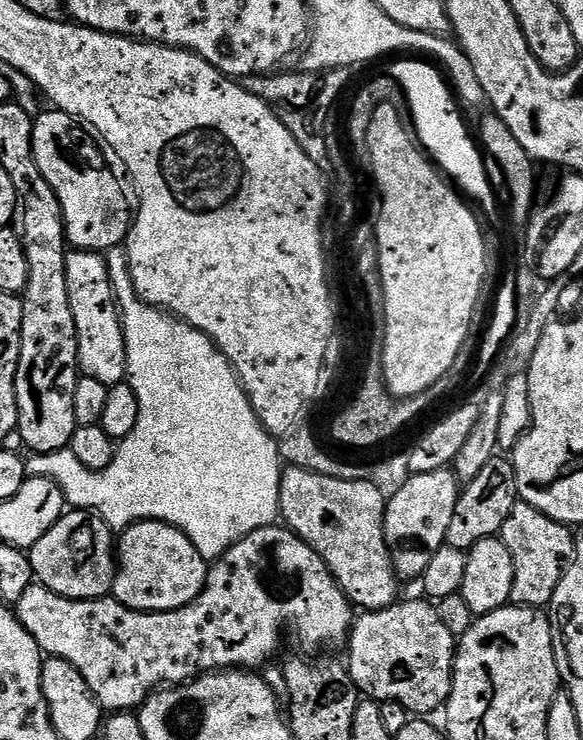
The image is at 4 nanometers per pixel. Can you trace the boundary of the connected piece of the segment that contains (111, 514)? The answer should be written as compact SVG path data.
M123 247L109 248L106 253L106 265L108 268L108 278L112 283L112 295L115 296L120 309L120 324L124 327L124 341L126 342L126 362L128 363L127 384L132 387L134 394L138 398L138 426L130 430L130 434L119 441L116 457L106 466L106 470L101 472L91 472L74 458L71 451L46 452L43 454L32 454L26 460L26 472L29 477L45 476L47 480L52 480L57 484L64 495L65 501L72 506L82 506L83 511L100 516L106 521L109 528L113 530L123 530L132 524L137 524L140 520L161 520L163 524L174 526L194 542L198 554L209 562L214 562L231 544L238 543L246 534L254 534L254 530L259 528L271 528L281 519L280 515L280 474L282 471L282 461L280 458L280 445L274 439L271 432L268 432L260 425L260 420L256 417L256 412L252 409L252 403L248 401L248 395L244 392L231 362L224 357L216 348L216 344L207 336L191 328L183 320L176 319L175 316L161 312L160 309L145 304L137 296L132 286L132 279L129 276L127 253Z

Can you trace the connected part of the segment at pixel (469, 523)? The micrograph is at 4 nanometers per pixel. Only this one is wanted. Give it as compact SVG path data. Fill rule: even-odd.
M497 454L490 462L486 462L486 466L482 466L478 478L463 485L450 526L446 526L445 545L467 553L468 549L482 542L482 538L499 536L506 518L510 518L510 510L514 510L517 502L512 461L505 457L503 460L503 455Z

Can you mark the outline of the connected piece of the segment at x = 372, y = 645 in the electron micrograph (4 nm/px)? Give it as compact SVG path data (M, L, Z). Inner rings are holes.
M427 599L404 600L391 604L389 608L365 611L355 617L346 645L348 660L346 667L352 682L365 697L377 702L393 700L401 704L410 714L428 718L447 705L452 689L452 663L456 660L457 637L446 630L442 618L438 618L435 603Z

